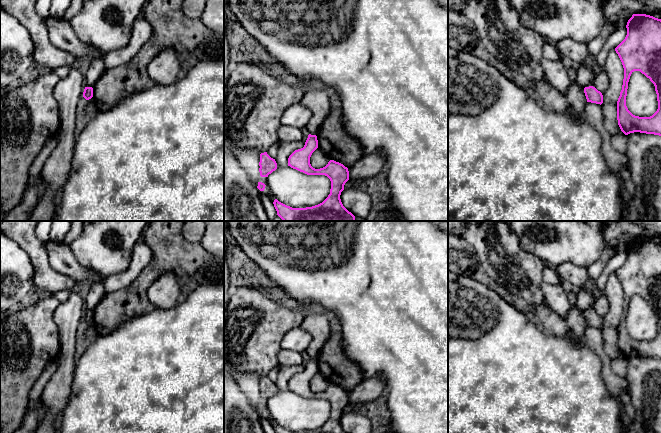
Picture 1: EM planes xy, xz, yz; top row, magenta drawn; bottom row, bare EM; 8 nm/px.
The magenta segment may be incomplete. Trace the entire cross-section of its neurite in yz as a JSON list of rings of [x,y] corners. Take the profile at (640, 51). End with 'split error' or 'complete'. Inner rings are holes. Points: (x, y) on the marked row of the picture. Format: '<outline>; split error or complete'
[[[633,14],[628,20],[627,35],[615,48],[623,68],[622,90],[617,101],[617,120],[621,131],[661,136],[661,19]],[[634,71],[640,71],[655,86],[658,109],[650,117],[633,115],[626,106],[628,82]]]; complete

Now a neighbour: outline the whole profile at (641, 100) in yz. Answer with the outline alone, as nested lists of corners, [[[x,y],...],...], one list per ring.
[[[634,71],[630,76],[626,106],[633,115],[639,117],[650,117],[658,109],[655,86],[640,71]]]

